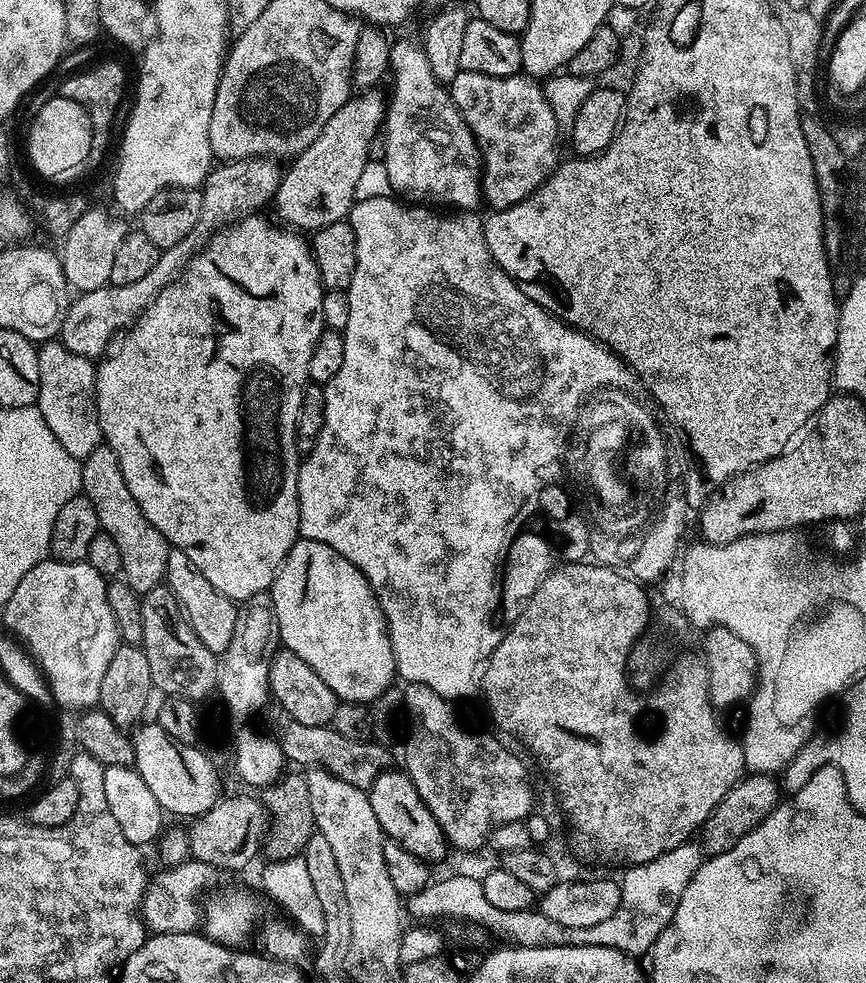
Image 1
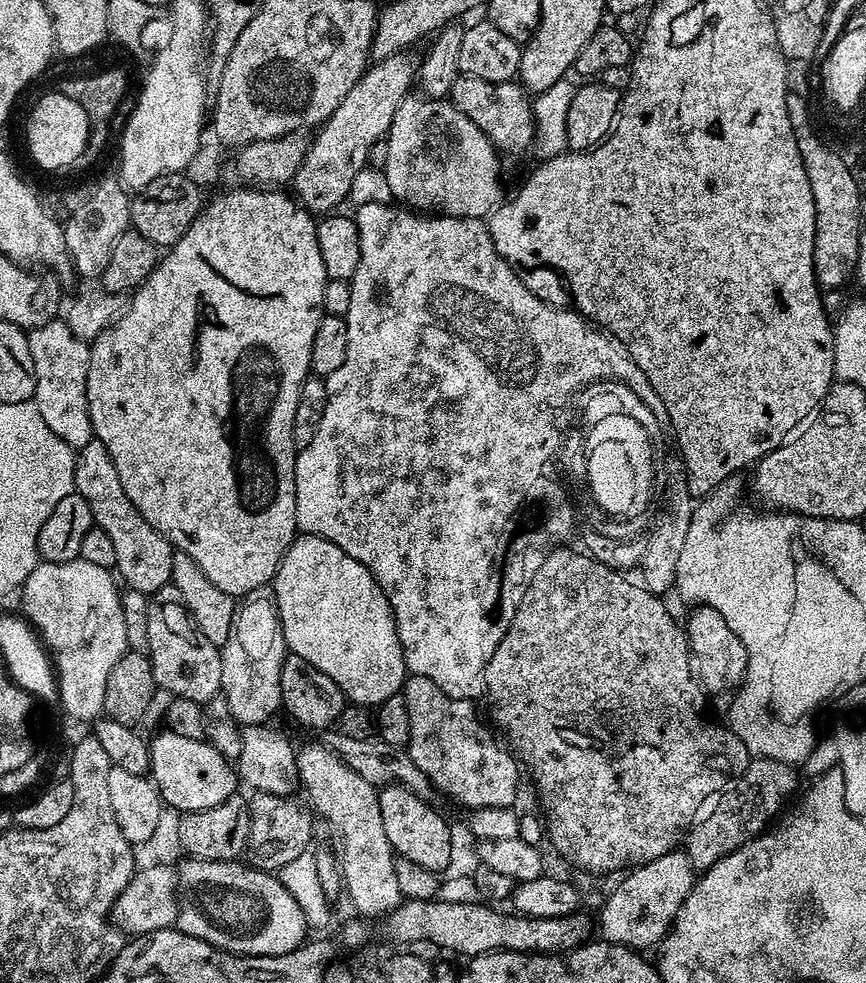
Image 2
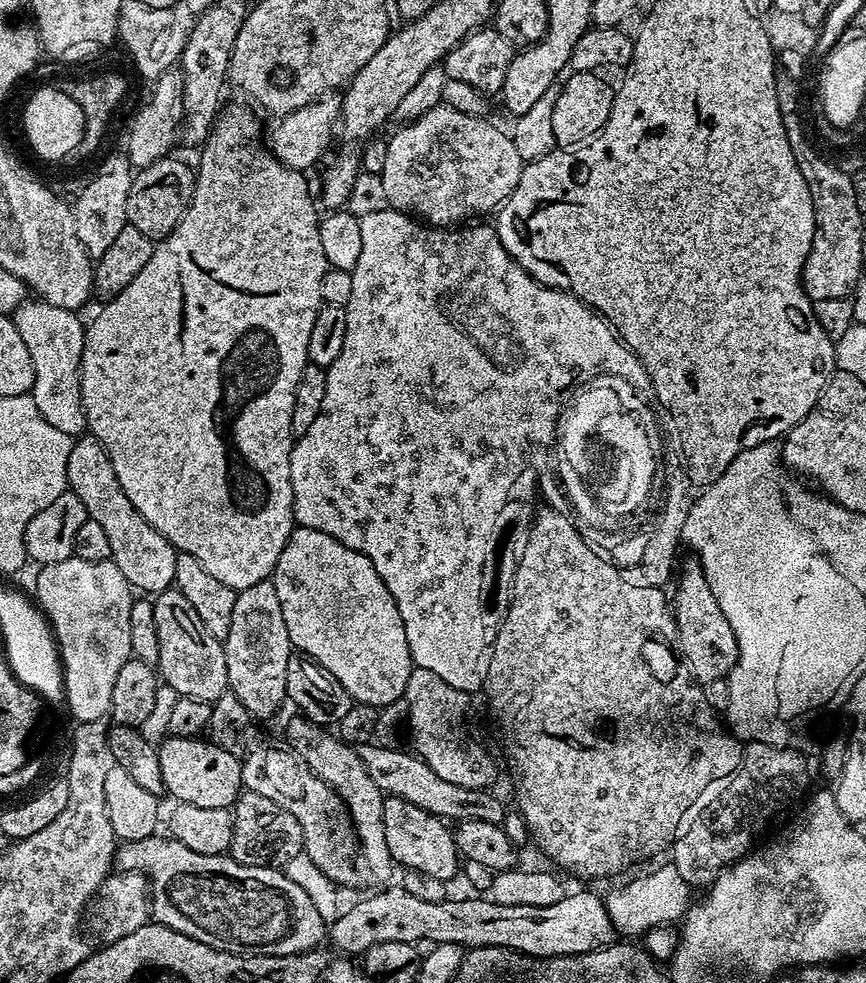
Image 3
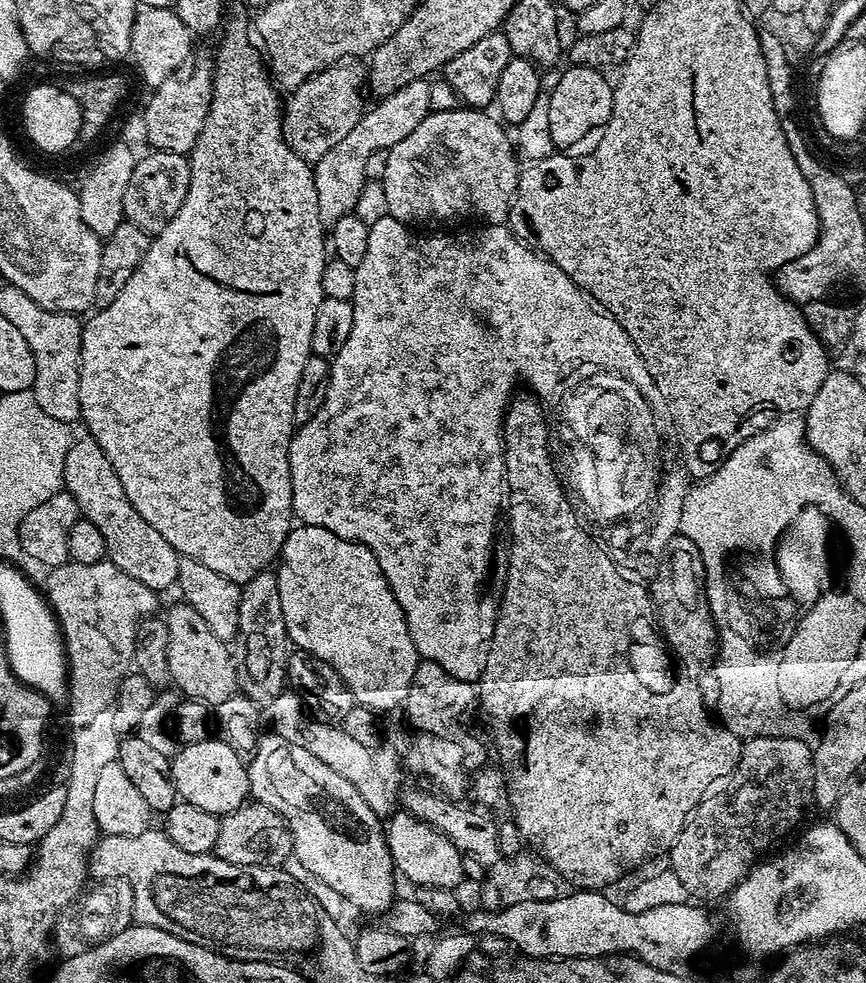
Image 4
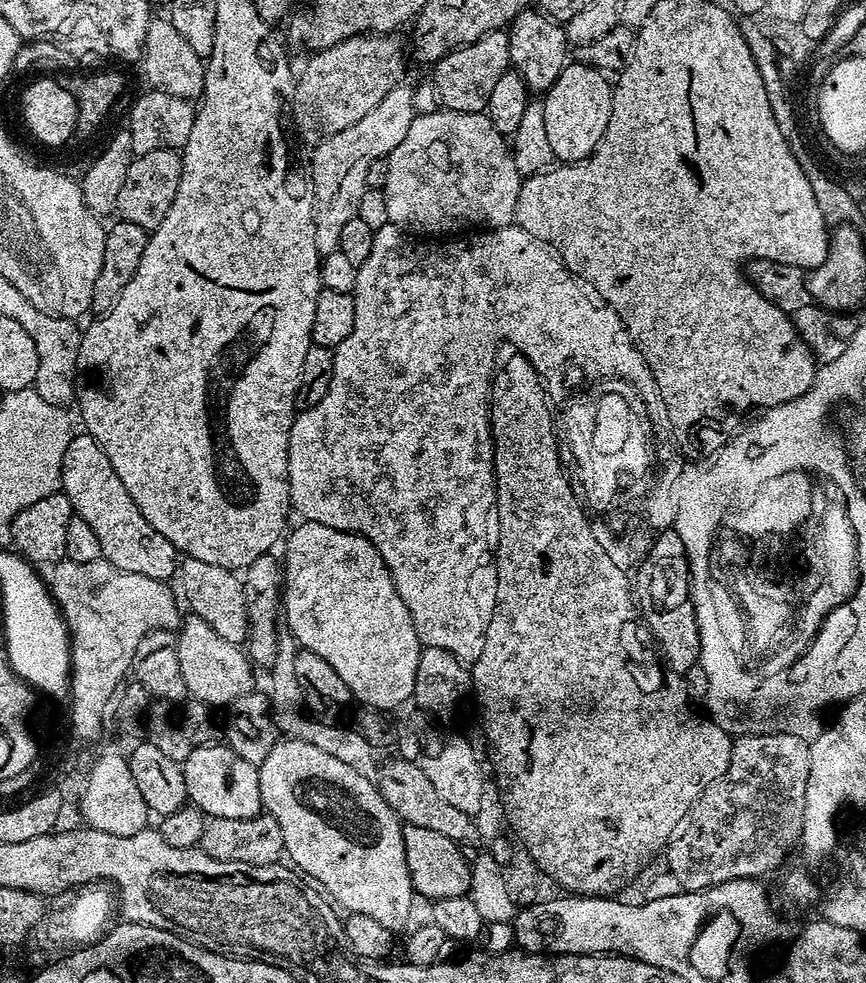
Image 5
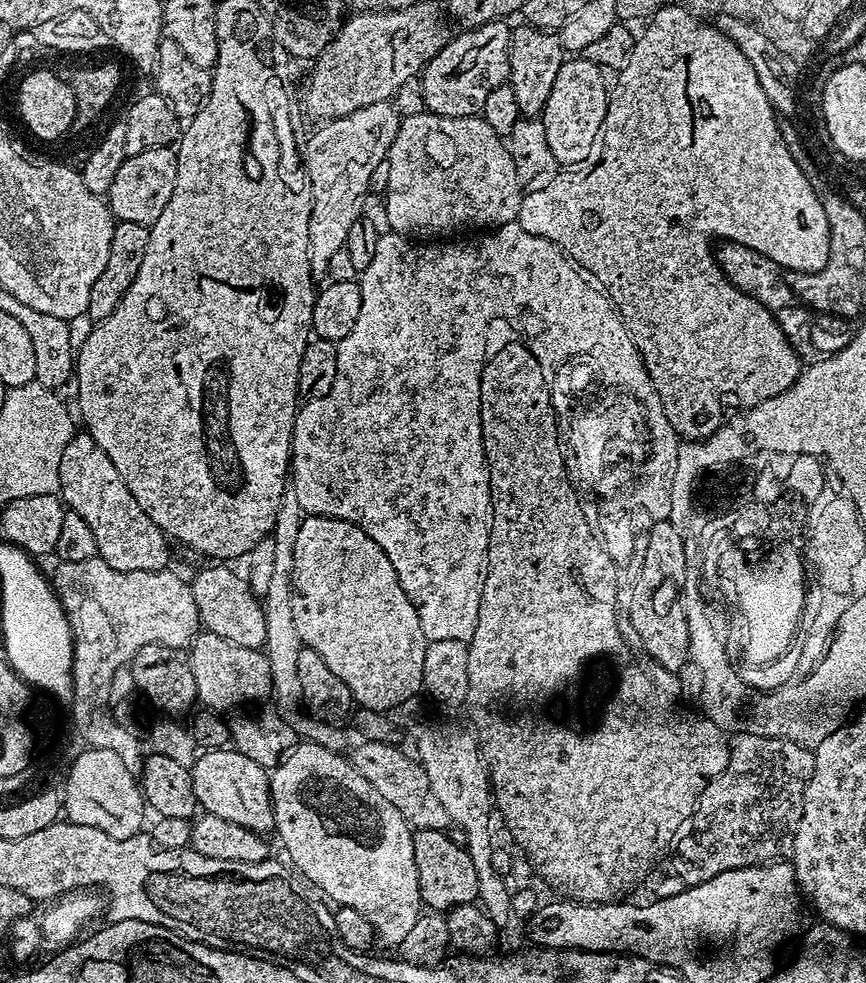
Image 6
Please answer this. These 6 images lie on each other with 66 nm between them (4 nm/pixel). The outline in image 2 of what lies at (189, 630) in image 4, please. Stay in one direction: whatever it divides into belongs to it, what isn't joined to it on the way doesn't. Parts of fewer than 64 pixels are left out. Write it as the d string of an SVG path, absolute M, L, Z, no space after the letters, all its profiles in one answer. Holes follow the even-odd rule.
M171 583L149 595L146 610L146 655L152 664L157 688L164 688L173 696L207 702L220 692L220 649L213 646L210 638L202 634L202 630L198 630L194 618L180 601L181 598L182 593Z

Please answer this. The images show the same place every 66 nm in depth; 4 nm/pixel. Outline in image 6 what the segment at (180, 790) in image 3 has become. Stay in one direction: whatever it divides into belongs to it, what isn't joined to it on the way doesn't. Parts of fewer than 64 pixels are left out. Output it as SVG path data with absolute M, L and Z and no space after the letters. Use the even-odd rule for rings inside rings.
M217 748L197 755L190 771L197 805L207 815L226 818L226 822L234 822L251 832L268 834L273 831L276 816L272 812L270 776L258 762L241 752Z

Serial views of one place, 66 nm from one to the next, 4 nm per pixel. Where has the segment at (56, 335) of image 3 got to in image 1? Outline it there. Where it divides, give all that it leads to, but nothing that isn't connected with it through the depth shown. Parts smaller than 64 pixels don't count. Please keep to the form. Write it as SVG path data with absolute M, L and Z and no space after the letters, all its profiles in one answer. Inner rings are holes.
M41 343L38 348L38 374L40 375L40 389L36 404L42 418L46 418L46 426L50 426L50 434L54 434L58 442L62 442L66 454L83 460L103 441L95 402L95 363L87 356L76 355L66 350L66 346L62 343Z

